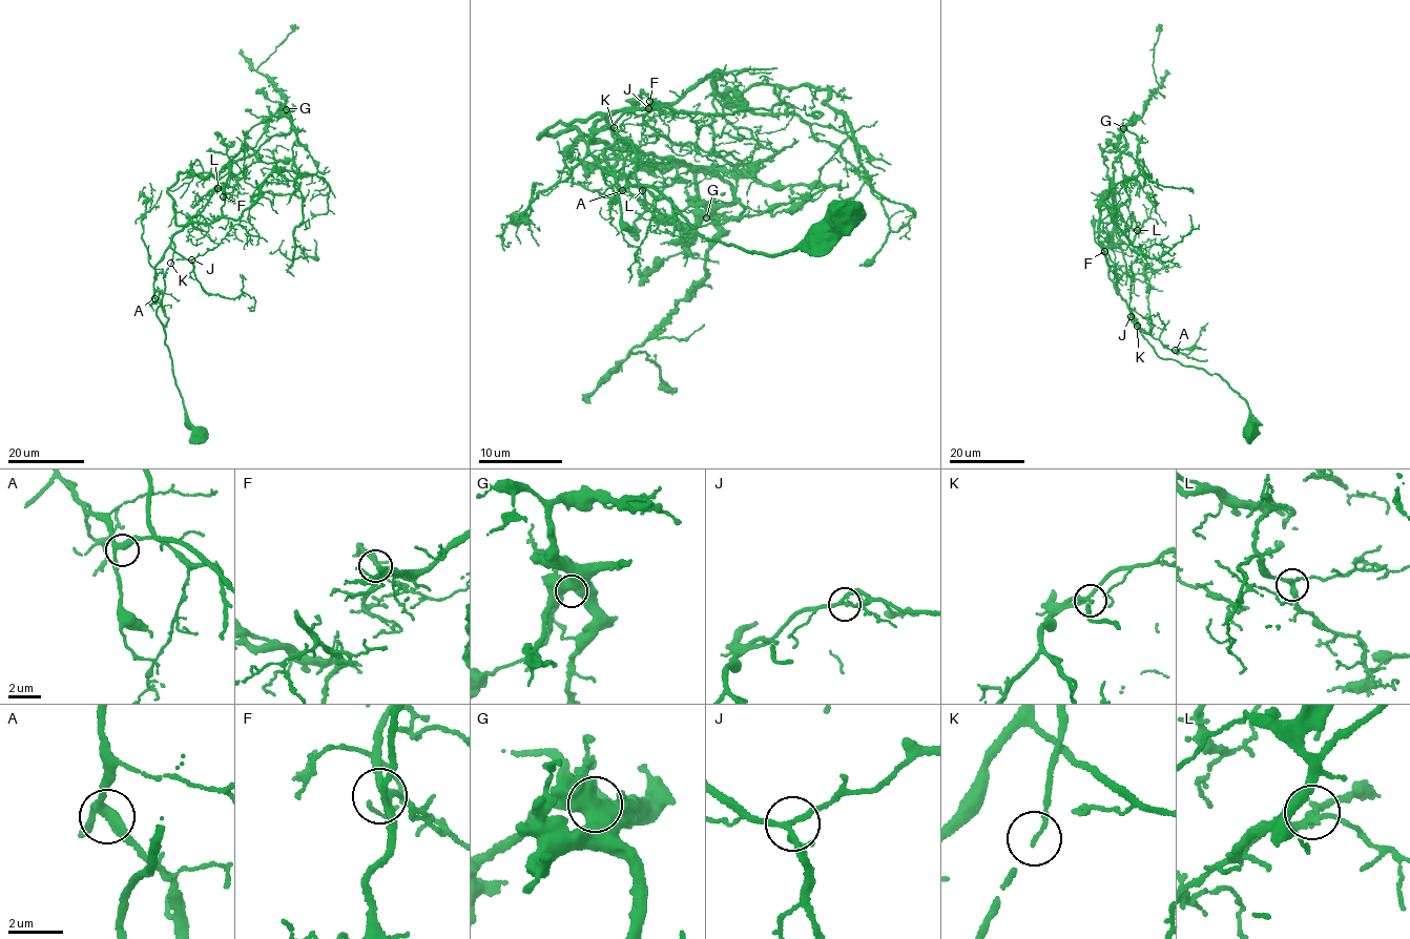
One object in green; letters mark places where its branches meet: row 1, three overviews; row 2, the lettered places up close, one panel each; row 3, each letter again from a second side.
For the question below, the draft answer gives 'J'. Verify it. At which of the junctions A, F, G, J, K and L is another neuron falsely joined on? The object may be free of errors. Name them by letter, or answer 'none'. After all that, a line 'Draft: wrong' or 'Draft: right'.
none
Draft: wrong

